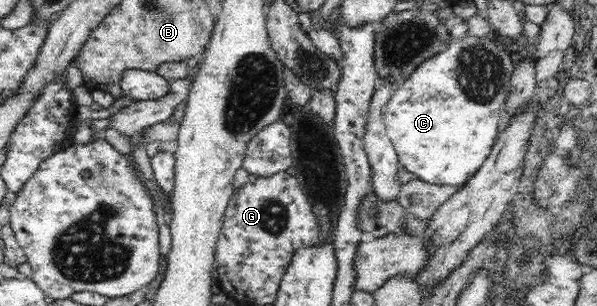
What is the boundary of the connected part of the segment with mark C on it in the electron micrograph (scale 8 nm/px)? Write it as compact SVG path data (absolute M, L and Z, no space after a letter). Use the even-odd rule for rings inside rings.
M465 37L459 42L451 40L445 50L435 54L431 59L419 63L419 66L413 70L413 74L409 74L409 78L405 82L401 82L401 86L396 86L394 94L391 96L386 107L384 122L386 125L386 134L390 142L394 145L394 149L398 154L400 165L405 167L409 172L413 172L415 178L435 183L438 185L449 185L461 188L474 174L479 170L479 167L485 162L489 156L491 148L495 145L498 134L505 121L505 102L510 96L511 80L514 77L516 70L516 56L512 49L501 48L490 40L488 37Z

